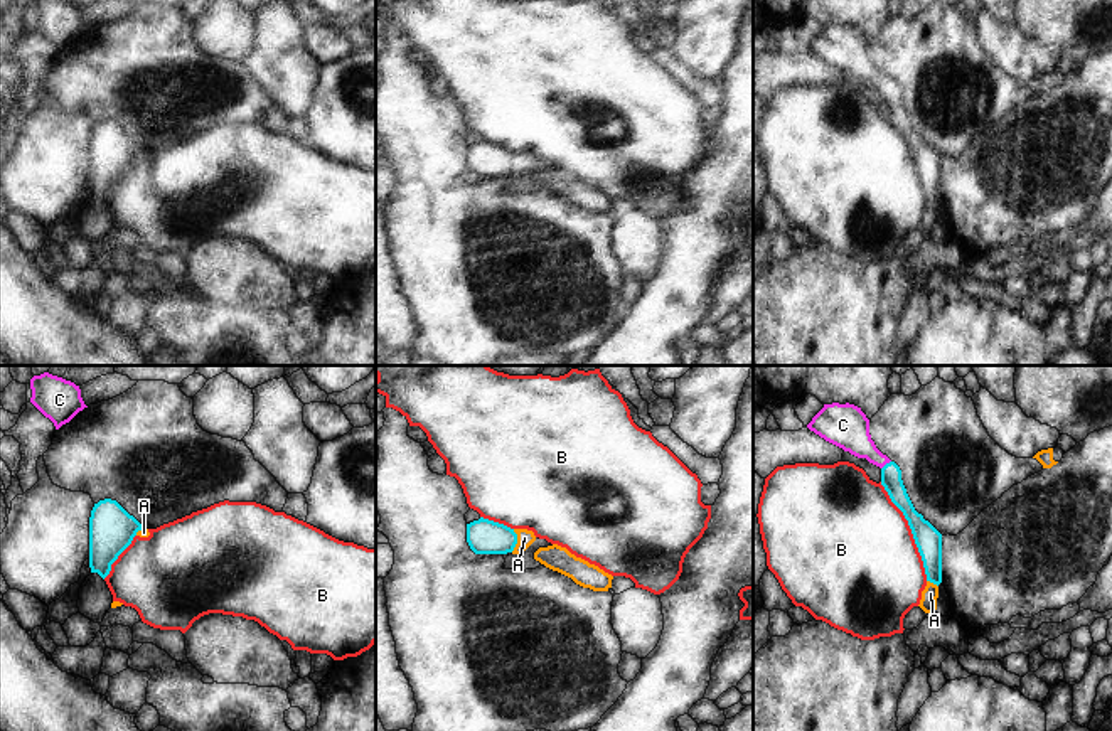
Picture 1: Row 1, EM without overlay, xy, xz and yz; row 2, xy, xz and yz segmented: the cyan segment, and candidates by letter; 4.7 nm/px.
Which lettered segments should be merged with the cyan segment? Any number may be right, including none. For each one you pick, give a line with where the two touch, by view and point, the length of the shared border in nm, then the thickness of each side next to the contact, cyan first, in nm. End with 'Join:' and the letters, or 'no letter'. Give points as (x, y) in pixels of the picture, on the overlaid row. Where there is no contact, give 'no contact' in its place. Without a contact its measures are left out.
C: meets cyan in yz at (885, 465); contact 60 nm long; 100 nm thick on the cyan side, 200 nm on the other
Join: C

